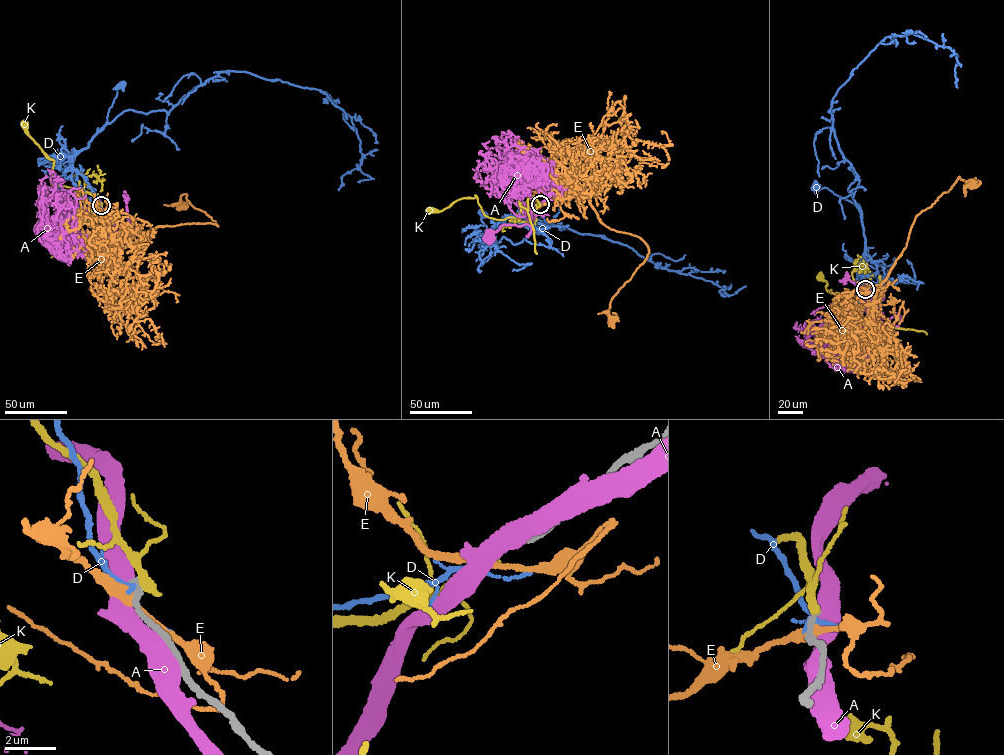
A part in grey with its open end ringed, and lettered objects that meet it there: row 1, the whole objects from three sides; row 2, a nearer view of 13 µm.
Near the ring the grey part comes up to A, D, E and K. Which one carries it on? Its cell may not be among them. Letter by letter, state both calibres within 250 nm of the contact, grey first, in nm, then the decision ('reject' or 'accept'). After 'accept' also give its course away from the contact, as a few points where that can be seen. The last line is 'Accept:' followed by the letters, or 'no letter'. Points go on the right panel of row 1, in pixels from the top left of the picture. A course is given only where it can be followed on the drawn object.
A: calibres 240 and 600 nm; reject
D: calibres 280 and 200 nm; reject
E: calibres 300 and 360 nm; reject
K: calibres 260 and 400 nm; reject
Accept: no letter

